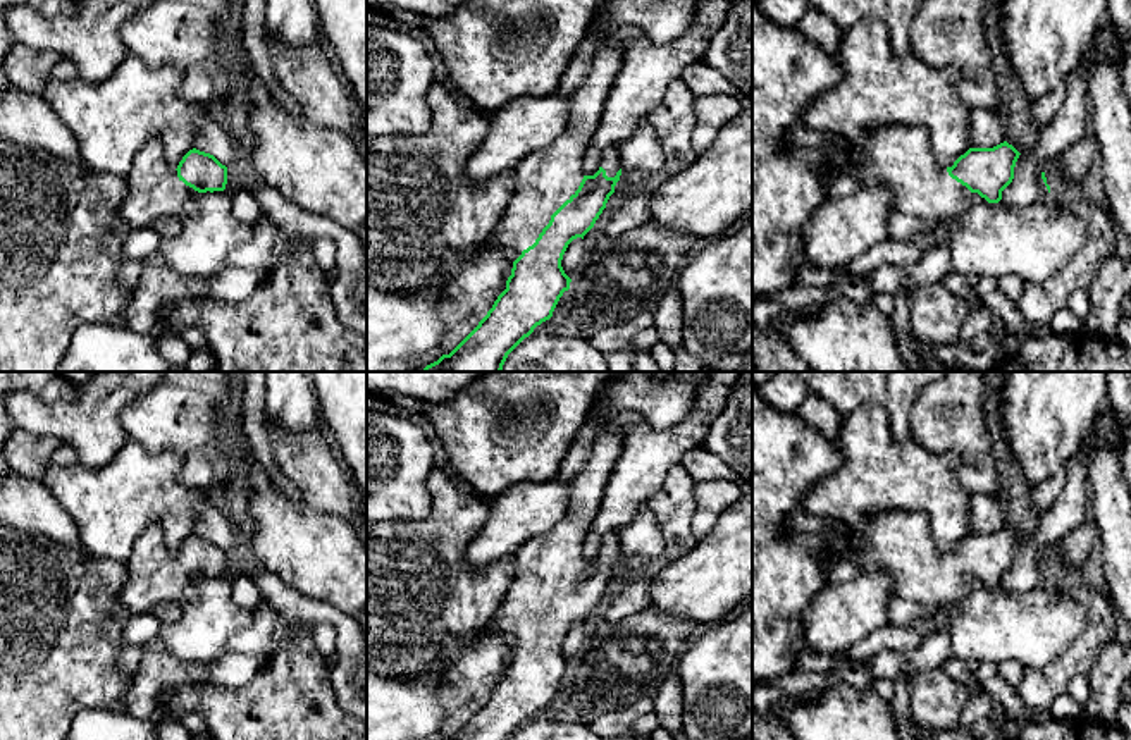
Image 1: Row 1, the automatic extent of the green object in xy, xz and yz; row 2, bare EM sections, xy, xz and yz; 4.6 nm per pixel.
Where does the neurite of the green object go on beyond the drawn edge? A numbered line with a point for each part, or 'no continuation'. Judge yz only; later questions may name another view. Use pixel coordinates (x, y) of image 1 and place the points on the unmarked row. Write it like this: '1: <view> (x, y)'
no continuation

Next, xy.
no continuation

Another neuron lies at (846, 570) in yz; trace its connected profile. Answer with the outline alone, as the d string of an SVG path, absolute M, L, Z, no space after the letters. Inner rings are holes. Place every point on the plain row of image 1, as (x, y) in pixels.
M842 559L828 568L826 577L830 585L837 585L837 583L850 582L861 573L862 573L862 566L857 559Z

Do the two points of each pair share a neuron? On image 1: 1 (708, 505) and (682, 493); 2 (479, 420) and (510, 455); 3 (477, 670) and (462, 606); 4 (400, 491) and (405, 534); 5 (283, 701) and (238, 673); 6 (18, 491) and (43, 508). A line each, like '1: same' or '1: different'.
1: different
2: same
3: different
4: different
5: different
6: same

